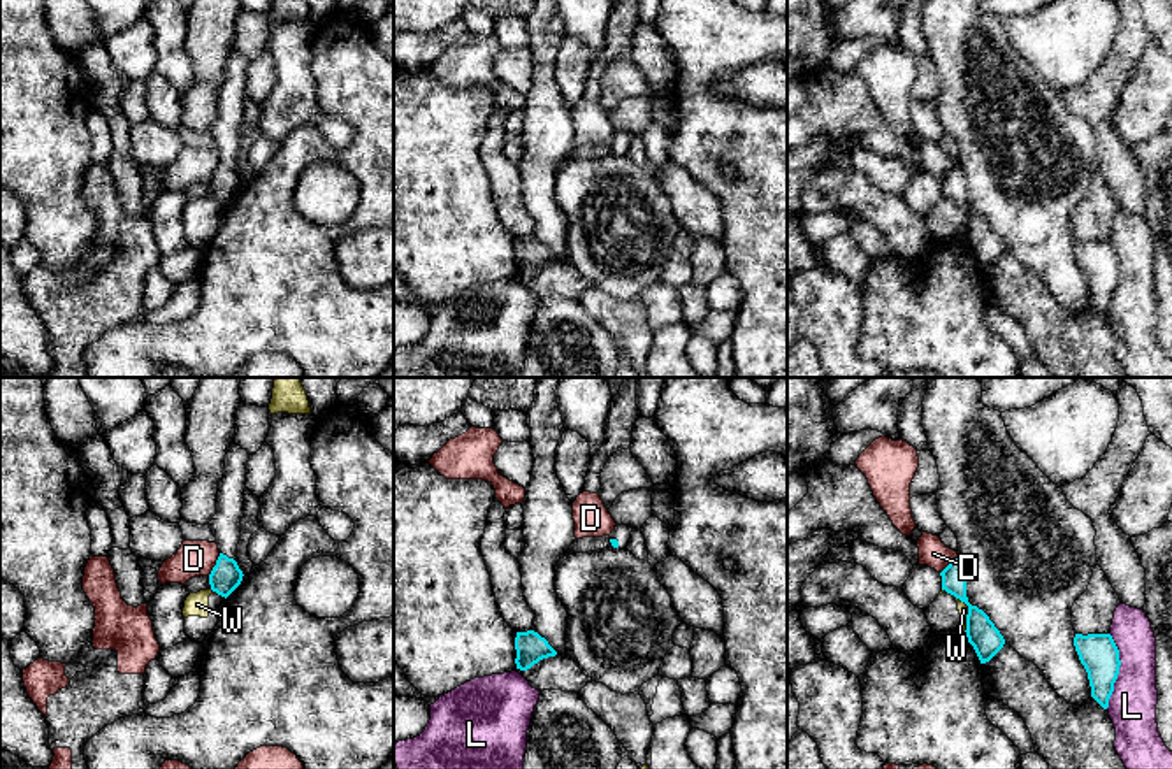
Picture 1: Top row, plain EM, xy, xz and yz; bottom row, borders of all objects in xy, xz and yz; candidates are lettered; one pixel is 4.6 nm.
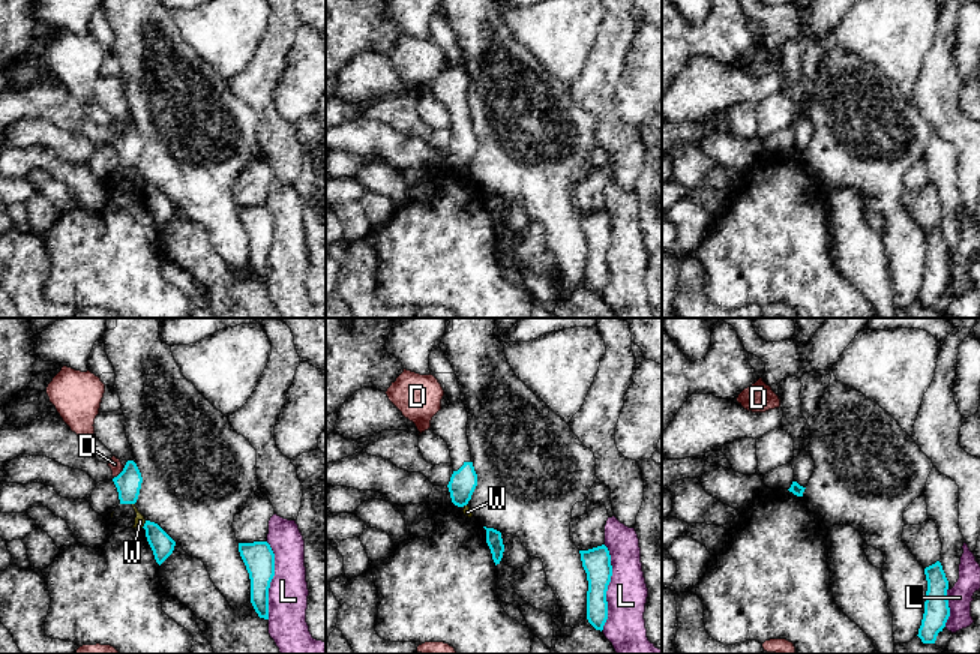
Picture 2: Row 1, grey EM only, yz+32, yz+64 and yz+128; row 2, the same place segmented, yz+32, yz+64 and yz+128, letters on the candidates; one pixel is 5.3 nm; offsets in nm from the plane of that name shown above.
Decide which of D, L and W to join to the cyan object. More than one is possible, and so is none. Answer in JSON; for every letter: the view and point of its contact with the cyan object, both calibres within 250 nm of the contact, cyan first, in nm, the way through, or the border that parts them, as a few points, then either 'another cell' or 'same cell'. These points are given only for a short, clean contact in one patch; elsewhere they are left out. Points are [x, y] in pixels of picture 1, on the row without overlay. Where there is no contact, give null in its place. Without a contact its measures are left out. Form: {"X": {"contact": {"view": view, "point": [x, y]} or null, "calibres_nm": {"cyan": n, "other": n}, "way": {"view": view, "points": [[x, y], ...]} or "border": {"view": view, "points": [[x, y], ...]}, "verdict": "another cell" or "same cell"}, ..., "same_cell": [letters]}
{"D": {"contact": {"view": "xy", "point": [217, 171]}, "calibres_nm": {"cyan": 140, "other": 160}, "border": {"view": "xy", "points": [[220, 160], [208, 181]]}, "verdict": "another cell"}, "L": {"contact": {"view": "yz", "point": [1118, 278]}, "calibres_nm": {"cyan": 180, "other": 220}, "verdict": "another cell"}, "W": {"contact": {"view": "yz", "point": [969, 218]}, "calibres_nm": {"cyan": 140, "other": 50}, "border": {"view": "yz", "points": [[953, 201], [967, 213], [965, 237]]}, "verdict": "another cell"}, "same_cell": []}

